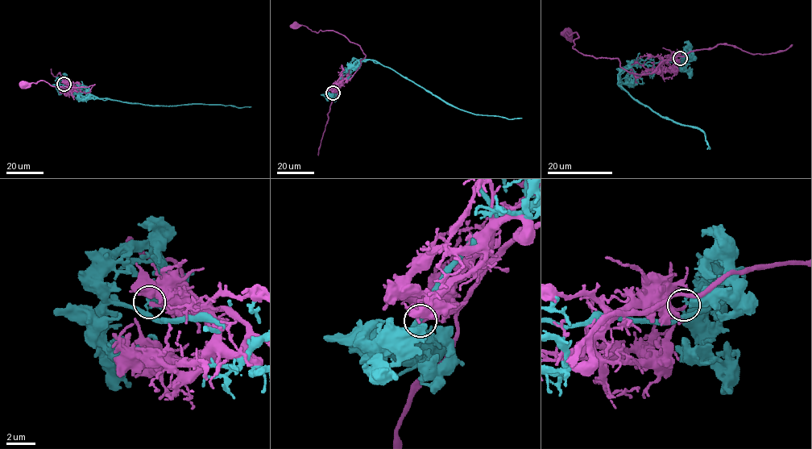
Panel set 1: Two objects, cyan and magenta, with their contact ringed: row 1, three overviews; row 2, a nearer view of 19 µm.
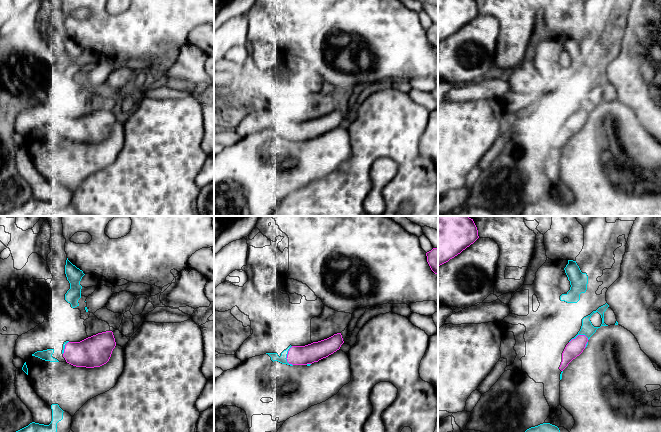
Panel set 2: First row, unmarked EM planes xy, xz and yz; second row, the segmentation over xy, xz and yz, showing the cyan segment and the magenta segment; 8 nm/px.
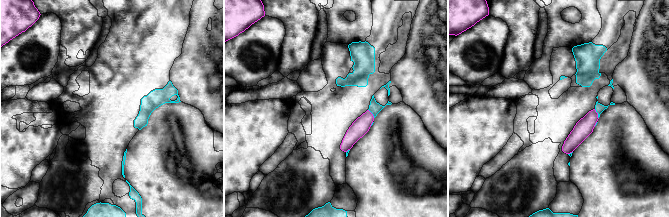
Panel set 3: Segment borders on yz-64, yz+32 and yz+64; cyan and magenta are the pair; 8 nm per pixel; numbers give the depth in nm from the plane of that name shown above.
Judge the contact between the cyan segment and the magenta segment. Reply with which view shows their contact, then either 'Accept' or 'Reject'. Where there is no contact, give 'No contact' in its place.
Touches cyan in xz. Reject

